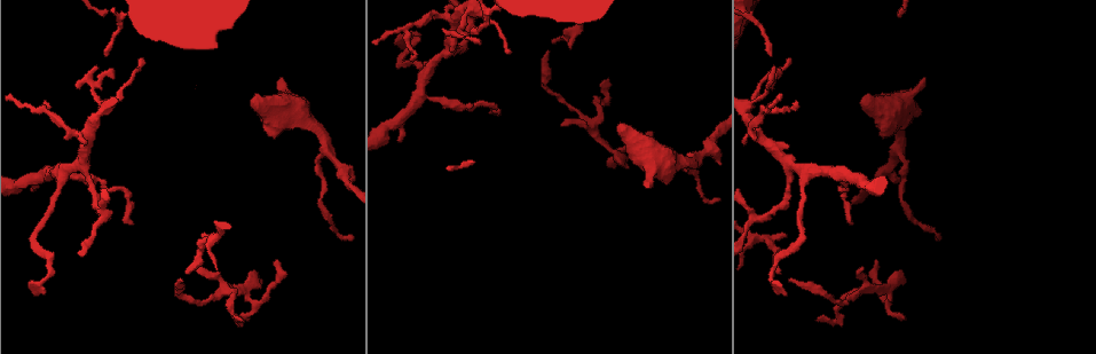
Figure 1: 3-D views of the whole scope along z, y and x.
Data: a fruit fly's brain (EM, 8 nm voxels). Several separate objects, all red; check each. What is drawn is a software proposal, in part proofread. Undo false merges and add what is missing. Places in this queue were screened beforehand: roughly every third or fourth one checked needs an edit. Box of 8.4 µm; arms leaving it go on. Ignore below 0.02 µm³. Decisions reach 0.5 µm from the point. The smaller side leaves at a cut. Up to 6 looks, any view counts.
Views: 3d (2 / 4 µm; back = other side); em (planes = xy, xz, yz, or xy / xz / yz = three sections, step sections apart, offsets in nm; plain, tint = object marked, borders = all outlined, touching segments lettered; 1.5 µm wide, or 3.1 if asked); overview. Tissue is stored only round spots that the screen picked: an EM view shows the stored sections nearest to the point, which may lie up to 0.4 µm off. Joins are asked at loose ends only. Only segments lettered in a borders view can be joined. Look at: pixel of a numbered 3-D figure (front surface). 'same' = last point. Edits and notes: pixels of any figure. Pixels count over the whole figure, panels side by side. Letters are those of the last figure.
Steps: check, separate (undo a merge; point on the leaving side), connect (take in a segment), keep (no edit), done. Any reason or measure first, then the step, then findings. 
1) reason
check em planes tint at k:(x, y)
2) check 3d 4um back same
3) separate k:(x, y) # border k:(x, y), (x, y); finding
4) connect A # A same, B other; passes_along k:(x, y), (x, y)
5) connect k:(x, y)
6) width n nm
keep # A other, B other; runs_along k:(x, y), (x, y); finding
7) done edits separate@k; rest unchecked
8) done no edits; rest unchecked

check 3d 4um at 1:(278, 79)

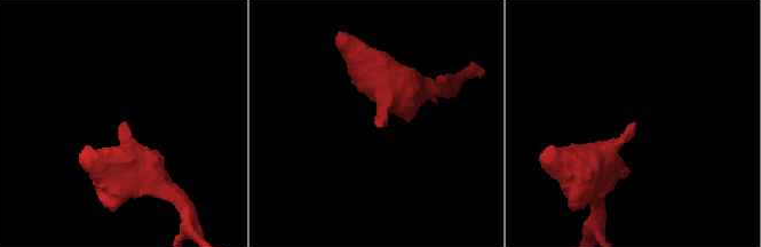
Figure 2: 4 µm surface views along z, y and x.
now the EM
check em planes borders at 2:(123, 122)

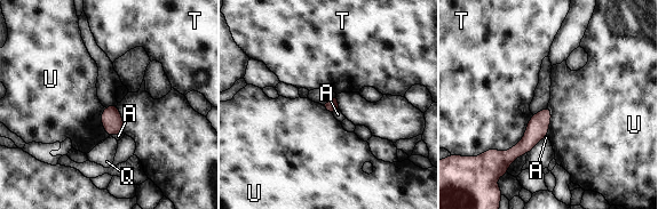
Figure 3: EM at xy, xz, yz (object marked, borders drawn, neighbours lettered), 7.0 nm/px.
keep # A other, Q other, T other, U other; border 3:(548, 105), (551, 122), (546, 136); no lettered segment goes on from it

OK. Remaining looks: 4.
an open end
check 3d 2um back at 1:(772, 55)

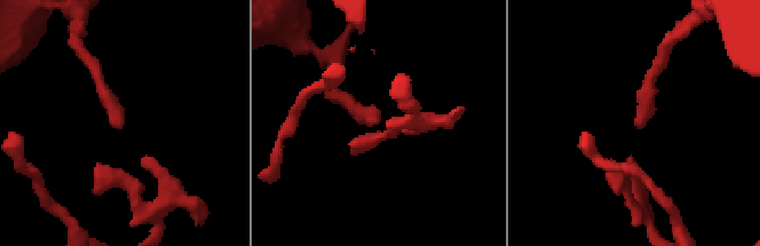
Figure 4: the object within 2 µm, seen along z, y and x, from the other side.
need the tissue
check em planes borders at 4:(637, 122)

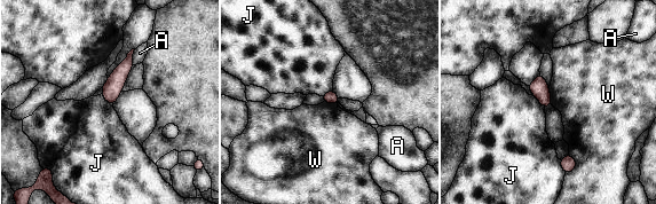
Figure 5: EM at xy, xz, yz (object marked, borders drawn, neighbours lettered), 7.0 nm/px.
longest_contact W 160 nm
keep # A other, J other, W other; border 5:(569, 152), (576, 167), (566, 174); none of them fits

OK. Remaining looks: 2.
sharp bend
check em planes borders at 1:(411, 25)

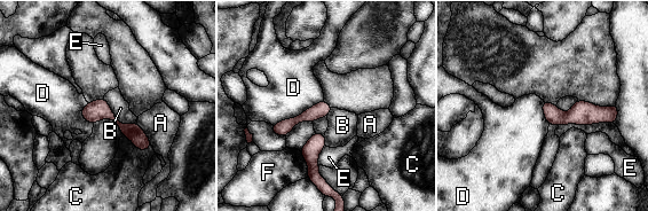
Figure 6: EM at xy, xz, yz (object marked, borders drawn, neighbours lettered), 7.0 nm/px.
keep # A other, B other, C other, D other, E other, F other; all the same neuron

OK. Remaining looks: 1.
done no edits; rest unchecked

